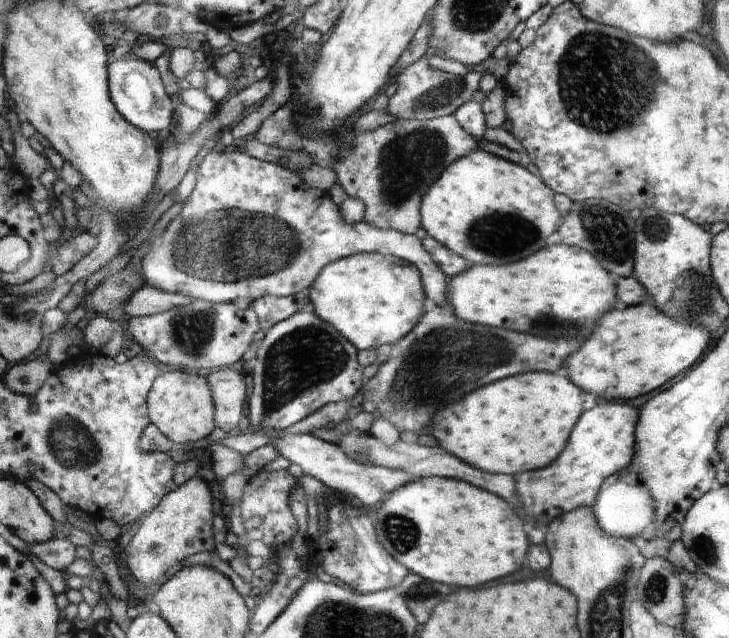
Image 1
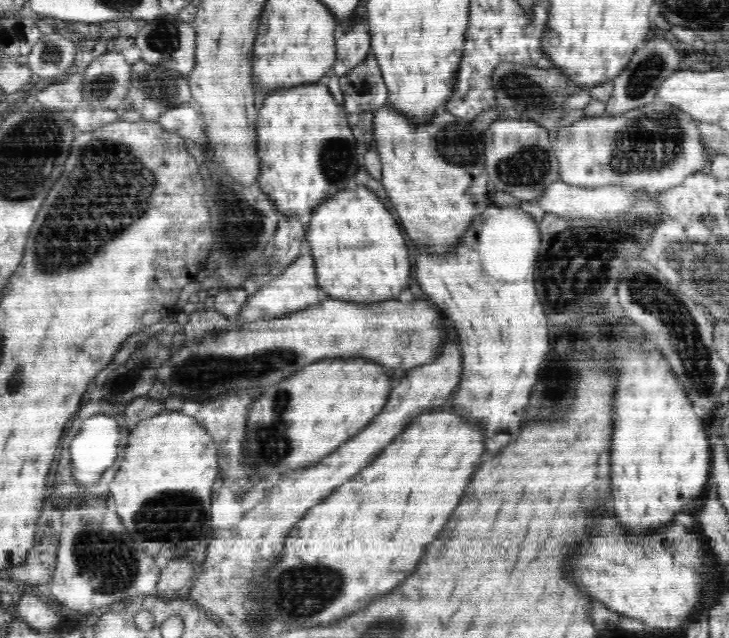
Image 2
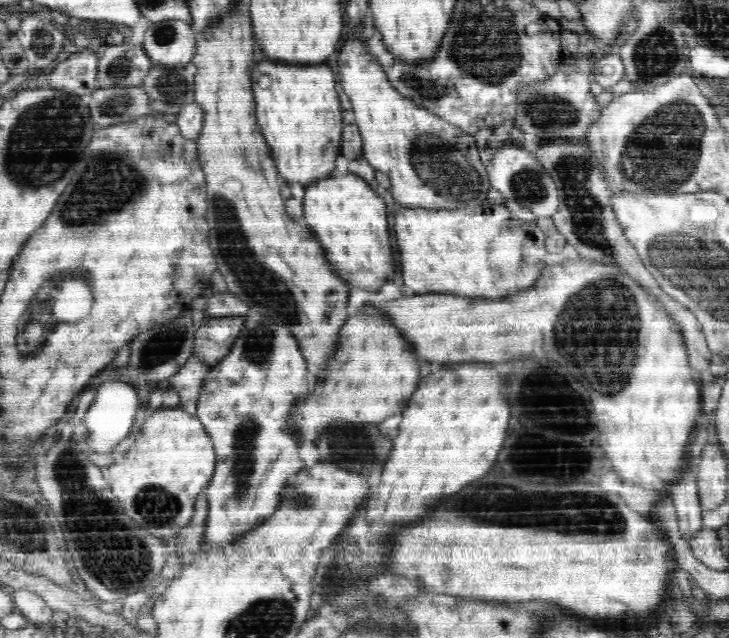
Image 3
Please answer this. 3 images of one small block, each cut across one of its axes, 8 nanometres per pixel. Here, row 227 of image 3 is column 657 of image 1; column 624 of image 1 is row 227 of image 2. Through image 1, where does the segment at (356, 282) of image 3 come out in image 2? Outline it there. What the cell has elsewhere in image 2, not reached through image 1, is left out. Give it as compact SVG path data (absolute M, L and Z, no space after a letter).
M365 186L356 190L339 190L317 206L318 214L310 214L310 226L304 236L308 236L311 255L316 258L317 283L332 298L370 305L382 303L382 298L392 298L392 294L402 292L410 284L410 258L406 240L396 222L396 215L387 209L383 201Z

